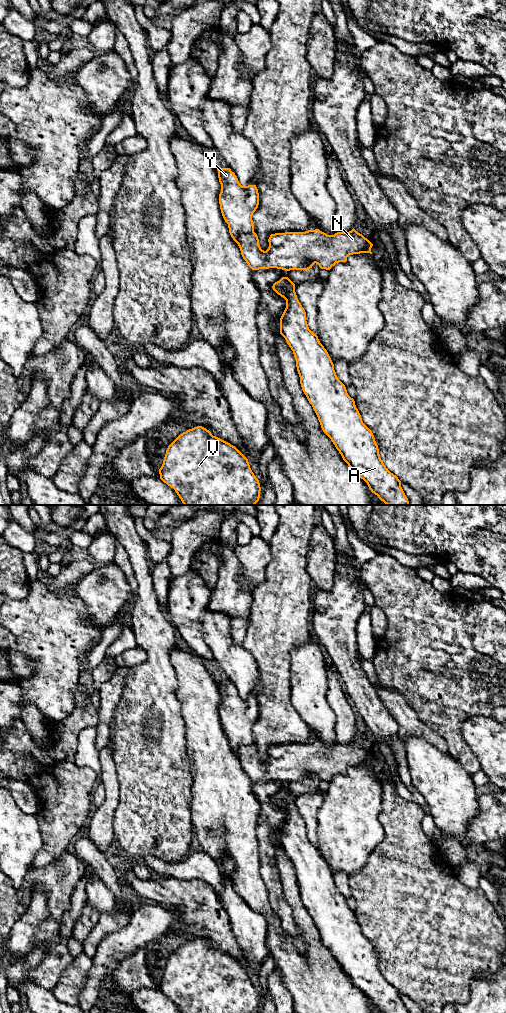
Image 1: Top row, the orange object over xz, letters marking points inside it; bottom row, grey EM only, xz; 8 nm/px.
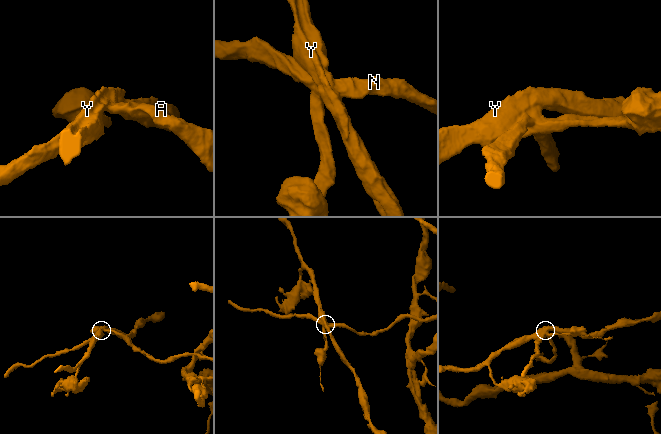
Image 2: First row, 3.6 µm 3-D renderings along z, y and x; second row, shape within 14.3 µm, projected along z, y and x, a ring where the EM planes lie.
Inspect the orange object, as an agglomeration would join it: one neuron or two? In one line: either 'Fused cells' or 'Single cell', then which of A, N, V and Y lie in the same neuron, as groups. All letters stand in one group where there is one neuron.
Fused cells. Groups: A V Y / N

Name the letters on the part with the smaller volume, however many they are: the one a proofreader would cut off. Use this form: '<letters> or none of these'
N

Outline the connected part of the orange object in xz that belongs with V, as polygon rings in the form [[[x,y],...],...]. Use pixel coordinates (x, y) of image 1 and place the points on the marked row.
[[[197,426],[180,434],[167,448],[159,469],[160,479],[173,488],[184,505],[255,505],[260,498],[260,483],[248,459],[230,443]]]

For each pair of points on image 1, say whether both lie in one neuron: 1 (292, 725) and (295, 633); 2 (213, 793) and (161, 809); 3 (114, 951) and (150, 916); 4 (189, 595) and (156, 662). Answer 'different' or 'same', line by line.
1: same
2: different
3: same
4: different

